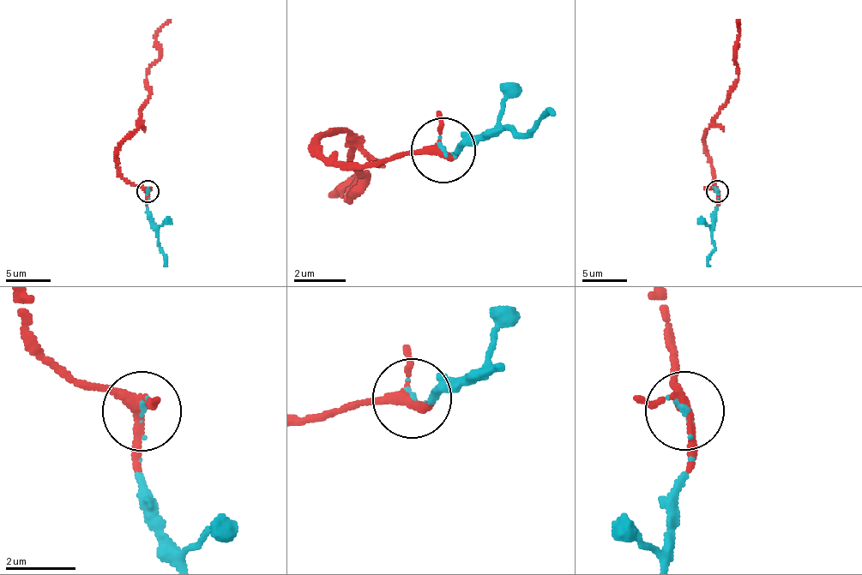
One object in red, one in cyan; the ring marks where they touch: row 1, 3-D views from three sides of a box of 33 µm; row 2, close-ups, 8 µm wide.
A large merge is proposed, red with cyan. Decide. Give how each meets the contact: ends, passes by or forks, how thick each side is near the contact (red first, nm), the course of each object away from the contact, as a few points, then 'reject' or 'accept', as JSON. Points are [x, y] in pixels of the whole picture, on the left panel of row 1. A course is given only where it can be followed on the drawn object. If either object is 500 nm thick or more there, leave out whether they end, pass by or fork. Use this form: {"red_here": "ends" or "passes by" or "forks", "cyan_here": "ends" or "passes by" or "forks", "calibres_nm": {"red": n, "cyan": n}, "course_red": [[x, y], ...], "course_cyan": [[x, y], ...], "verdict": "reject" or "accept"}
{"red_here": "forks", "cyan_here": "ends", "calibres_nm": {"red": 240, "cyan": 90}, "course_red": [[147, 192], [122, 176], [117, 147], [136, 129], [149, 93], [147, 68], [159, 57], [158, 31], [170, 20]], "course_cyan": [[147, 192], [147, 210], [158, 232], [159, 249], [165, 266]], "verdict": "accept"}

